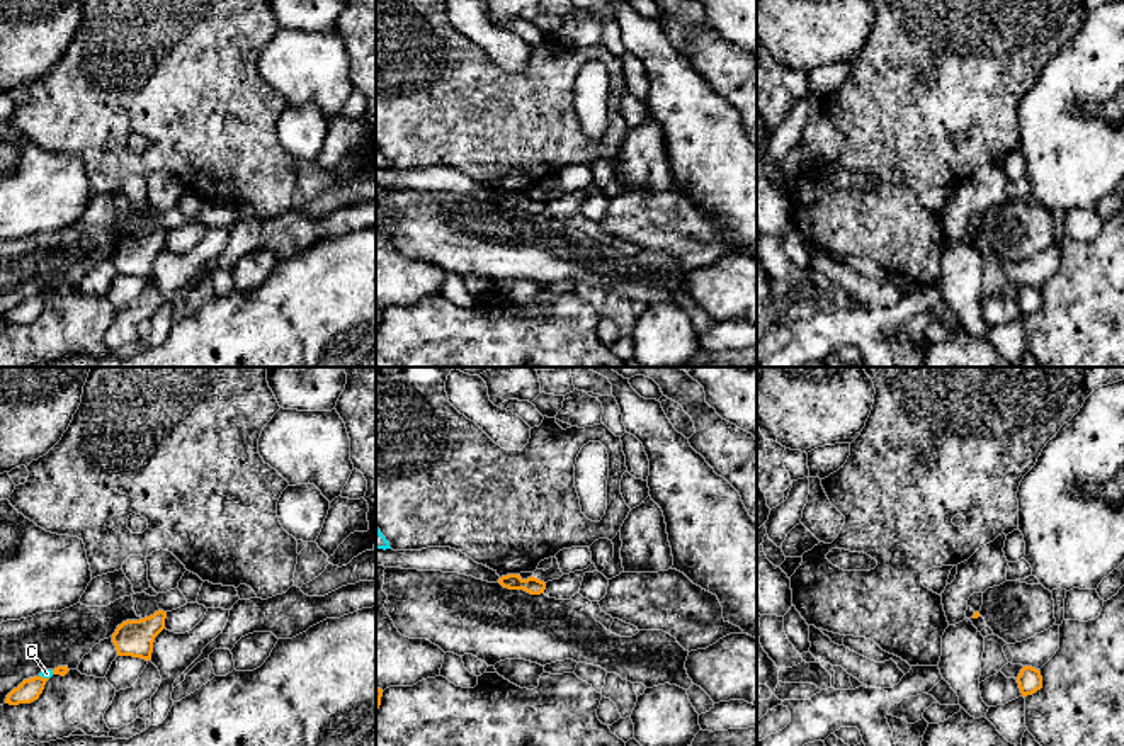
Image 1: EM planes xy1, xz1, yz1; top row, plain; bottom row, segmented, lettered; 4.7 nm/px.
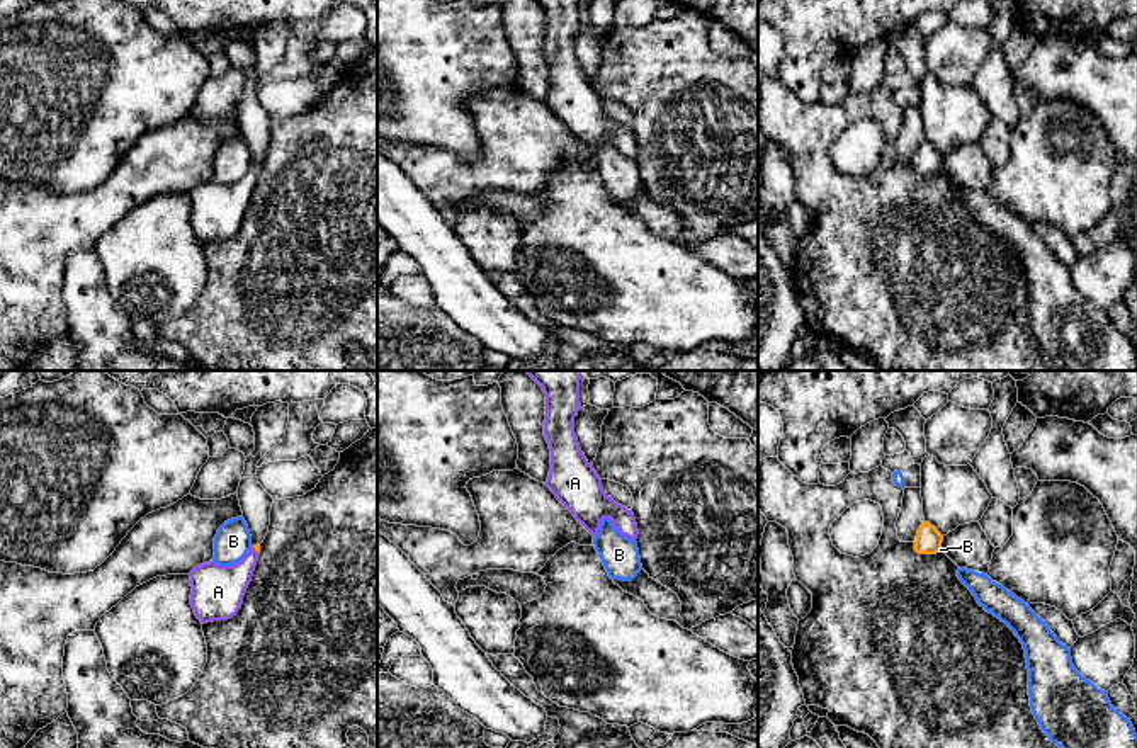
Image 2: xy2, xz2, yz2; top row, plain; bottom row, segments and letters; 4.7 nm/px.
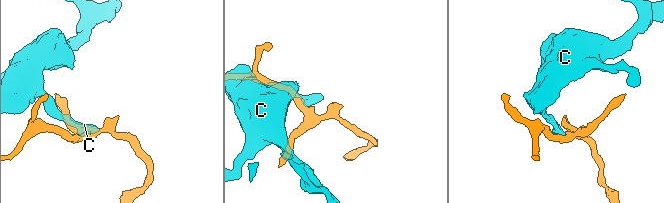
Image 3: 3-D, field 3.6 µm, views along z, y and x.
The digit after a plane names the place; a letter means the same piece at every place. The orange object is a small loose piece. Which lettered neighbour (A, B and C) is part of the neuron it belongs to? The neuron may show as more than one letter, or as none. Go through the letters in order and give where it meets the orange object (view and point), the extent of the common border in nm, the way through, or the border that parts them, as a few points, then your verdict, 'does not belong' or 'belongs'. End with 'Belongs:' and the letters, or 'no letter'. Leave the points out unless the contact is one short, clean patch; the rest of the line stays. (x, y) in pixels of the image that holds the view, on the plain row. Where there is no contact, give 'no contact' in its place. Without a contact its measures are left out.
A: contact xy2 (255, 169); length 50 nm; way xy2 (257, 167), (255, 169), (252, 177), (220, 208); belongs
B: contact yz2 (939, 169); length 30 nm; border yz2 (940, 167), (937, 170); does not belong
C: contact xy1 (45, 298); length 50 nm; does not belong
Belongs: A

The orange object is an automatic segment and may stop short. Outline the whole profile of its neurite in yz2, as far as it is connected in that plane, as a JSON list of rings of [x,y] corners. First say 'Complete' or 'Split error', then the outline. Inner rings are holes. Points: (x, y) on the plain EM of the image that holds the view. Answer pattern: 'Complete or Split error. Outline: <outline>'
Complete. Outline: [[[925,141],[918,148],[914,170],[918,173],[936,173],[942,168],[943,155],[930,143]]]

